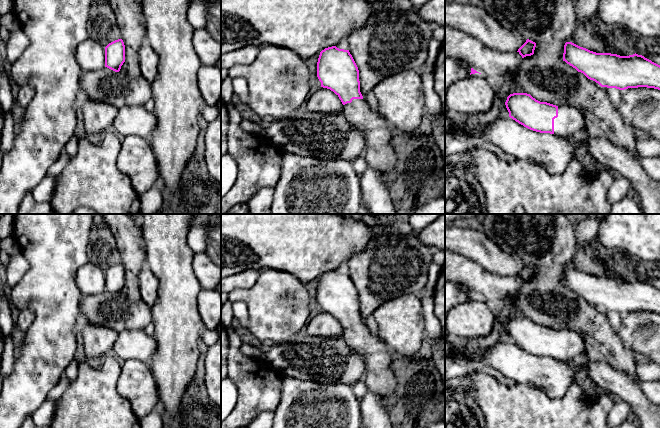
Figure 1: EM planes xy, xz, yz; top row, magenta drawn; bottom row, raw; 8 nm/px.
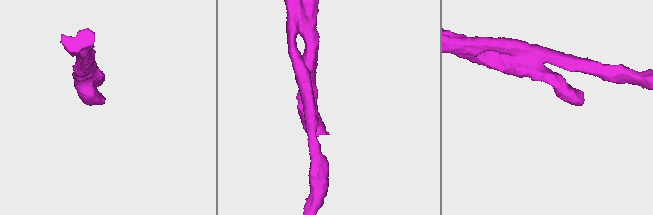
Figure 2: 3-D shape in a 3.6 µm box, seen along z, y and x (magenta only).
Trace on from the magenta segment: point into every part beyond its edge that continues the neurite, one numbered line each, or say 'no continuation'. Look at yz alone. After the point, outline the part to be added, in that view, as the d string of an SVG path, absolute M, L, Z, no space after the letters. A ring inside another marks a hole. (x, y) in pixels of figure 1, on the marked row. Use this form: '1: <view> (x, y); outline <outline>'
1: yz (570, 121); outline M566 105L558 106L558 117L554 119L556 136L581 135L587 128L593 129L578 109Z

